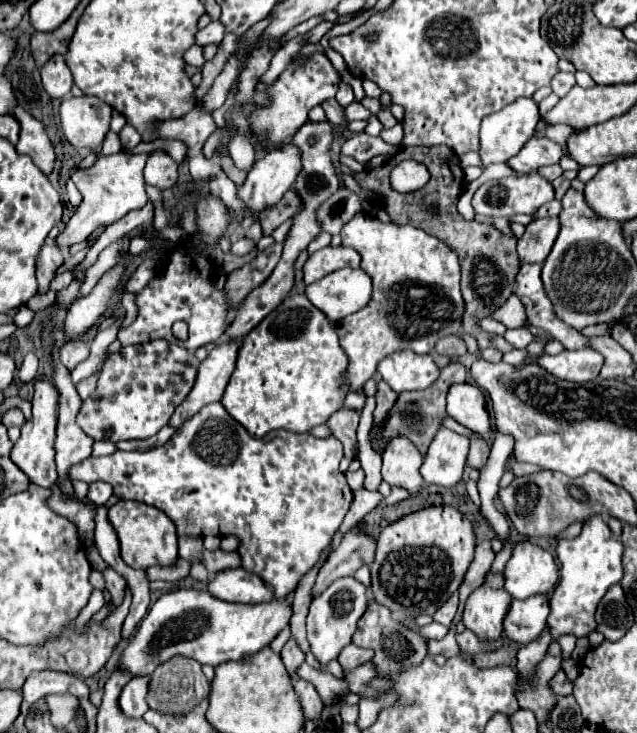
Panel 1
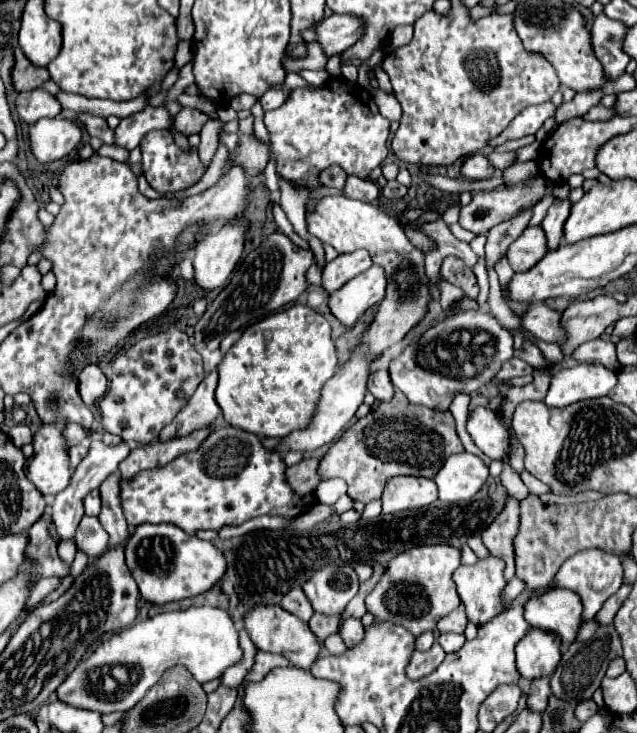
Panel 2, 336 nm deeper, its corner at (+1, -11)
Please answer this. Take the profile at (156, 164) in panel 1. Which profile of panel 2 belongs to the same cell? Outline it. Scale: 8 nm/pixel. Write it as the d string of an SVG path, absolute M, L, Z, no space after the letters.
M184 107L176 117L174 117L174 127L178 133L190 137L200 133L204 123L208 121L208 115L204 115L200 109L188 109Z

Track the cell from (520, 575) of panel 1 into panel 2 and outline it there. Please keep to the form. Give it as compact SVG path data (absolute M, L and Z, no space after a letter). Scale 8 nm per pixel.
M550 587L524 605L524 619L536 627L562 637L564 643L572 643L582 623L582 603L574 591Z

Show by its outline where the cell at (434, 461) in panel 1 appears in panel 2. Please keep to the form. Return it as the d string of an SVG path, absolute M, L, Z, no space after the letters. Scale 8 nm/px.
M472 453L450 455L442 469L436 473L434 483L438 485L438 497L444 503L470 499L488 479L488 467L480 457Z

